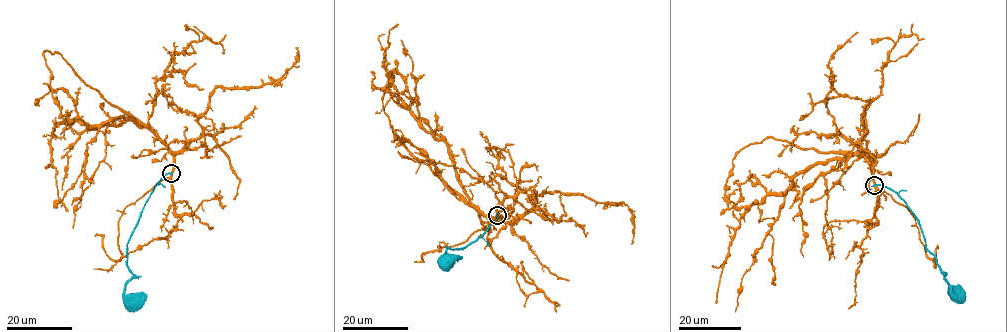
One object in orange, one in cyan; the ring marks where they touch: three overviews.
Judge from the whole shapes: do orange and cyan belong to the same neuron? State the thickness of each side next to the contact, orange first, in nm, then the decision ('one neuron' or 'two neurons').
440/260 nm | two neurons

